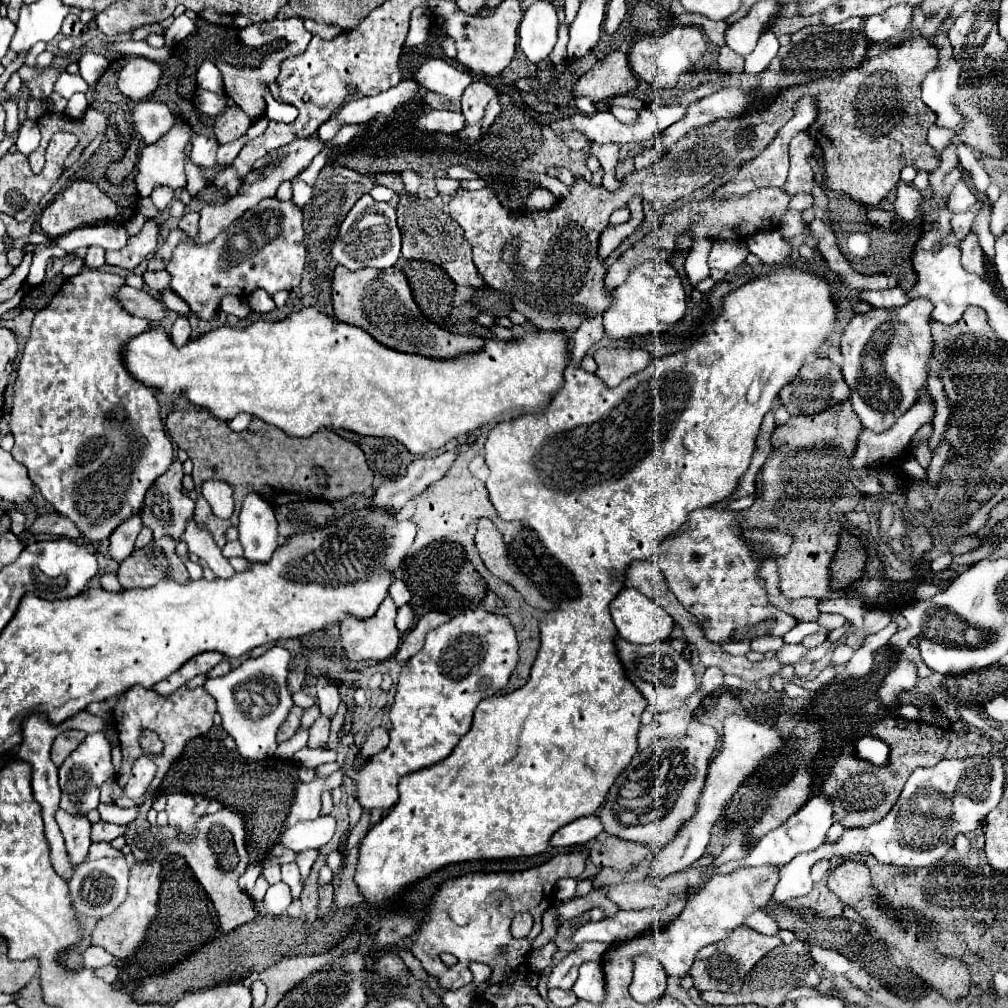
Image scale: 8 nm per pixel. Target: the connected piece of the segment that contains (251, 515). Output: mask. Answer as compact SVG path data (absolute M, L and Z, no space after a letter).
M249 494L239 514L239 542L249 562L269 562L281 546L273 508L259 496Z

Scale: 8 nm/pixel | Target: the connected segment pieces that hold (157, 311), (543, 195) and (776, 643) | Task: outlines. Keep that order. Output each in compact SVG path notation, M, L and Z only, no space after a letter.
M123 286L117 294L119 302L123 304L123 308L133 314L133 316L139 316L139 318L147 318L147 320L161 320L165 318L165 306L151 296L147 294L145 290L135 290L131 286Z
M537 188L535 190L535 210L551 210L551 206L557 202L557 198L545 190L545 188Z
M761 636L751 640L751 650L755 652L767 652L767 650L779 650L783 646L783 640L777 636Z

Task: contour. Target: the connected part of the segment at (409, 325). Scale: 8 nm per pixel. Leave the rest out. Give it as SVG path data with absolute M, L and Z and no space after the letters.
M337 266L333 276L333 308L337 320L367 330L379 344L397 352L409 352L437 360L451 360L461 354L477 352L485 346L483 338L479 336L451 334L429 322L415 304L405 274L397 268L361 268L357 272L351 272L343 266Z

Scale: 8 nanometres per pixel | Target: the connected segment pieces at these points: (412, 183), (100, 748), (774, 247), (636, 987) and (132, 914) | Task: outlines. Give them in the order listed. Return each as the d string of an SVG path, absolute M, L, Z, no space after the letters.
M405 171L401 174L401 178L403 178L403 184L405 185L406 192L412 195L416 194L420 185L421 176L414 171Z
M103 732L87 734L81 746L65 758L65 762L59 766L59 786L61 786L61 808L71 814L87 814L89 810L97 808L99 804L99 788L105 780L113 778L113 764L111 764L111 744L105 738Z
M761 230L761 232L753 234L747 240L747 246L749 246L751 254L761 258L761 262L773 264L773 266L783 266L787 262L787 258L791 256L789 240L781 238L781 234L777 230Z
M637 954L637 958L633 958L633 982L629 992L639 1004L651 1004L661 998L665 994L665 982L667 974L655 958L649 958L649 954Z
M137 862L131 868L131 880L129 880L129 892L127 900L117 908L115 914L105 916L93 930L93 944L105 948L119 960L127 960L133 956L133 952L141 946L145 940L147 928L157 916L157 892L161 886L161 864L159 862Z

